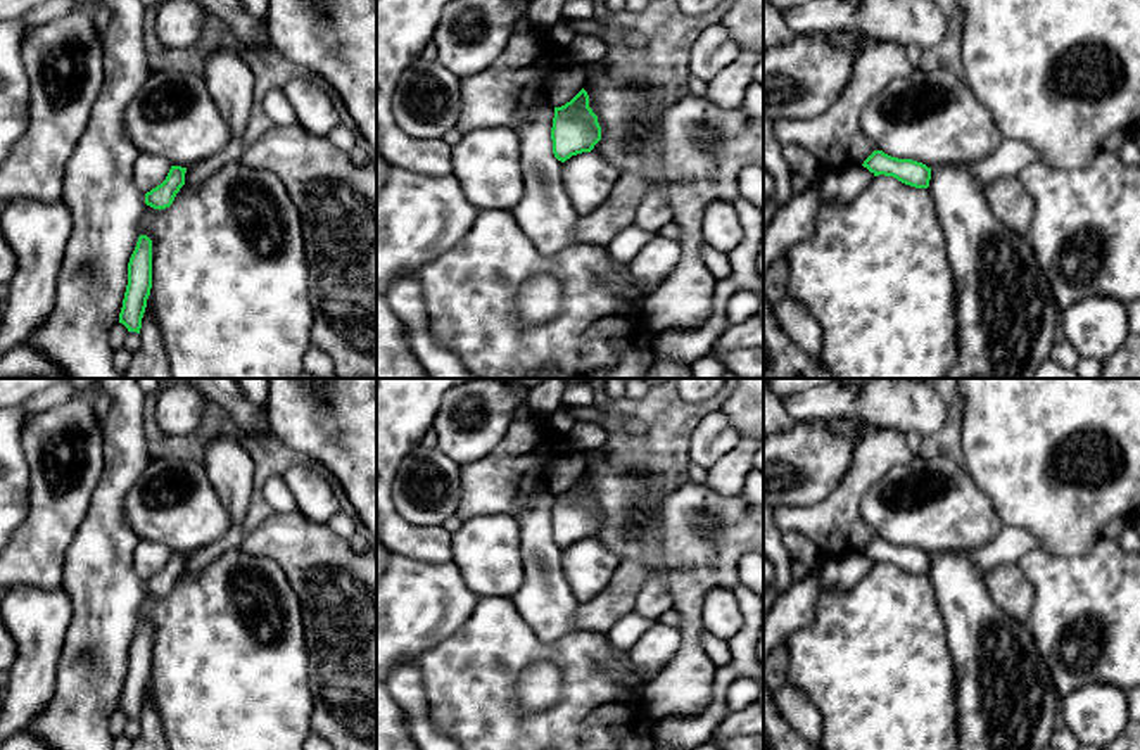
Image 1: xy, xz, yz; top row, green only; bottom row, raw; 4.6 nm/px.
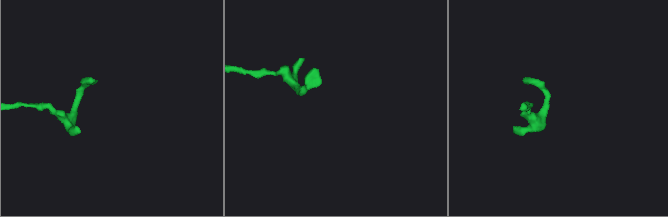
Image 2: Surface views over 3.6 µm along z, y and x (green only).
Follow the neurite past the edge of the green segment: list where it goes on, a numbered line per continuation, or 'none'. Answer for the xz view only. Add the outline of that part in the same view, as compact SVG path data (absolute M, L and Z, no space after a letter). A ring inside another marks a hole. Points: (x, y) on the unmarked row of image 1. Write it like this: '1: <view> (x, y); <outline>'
none

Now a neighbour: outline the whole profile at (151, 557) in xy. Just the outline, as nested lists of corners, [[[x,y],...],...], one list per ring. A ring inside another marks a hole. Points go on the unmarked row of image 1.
[[[140,539],[135,550],[135,570],[138,577],[143,582],[150,579],[166,567],[169,556],[171,551],[166,544]]]

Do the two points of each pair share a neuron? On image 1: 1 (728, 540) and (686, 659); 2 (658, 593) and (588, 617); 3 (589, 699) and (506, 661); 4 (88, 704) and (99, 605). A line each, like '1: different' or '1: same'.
1: same
2: different
3: same
4: same

